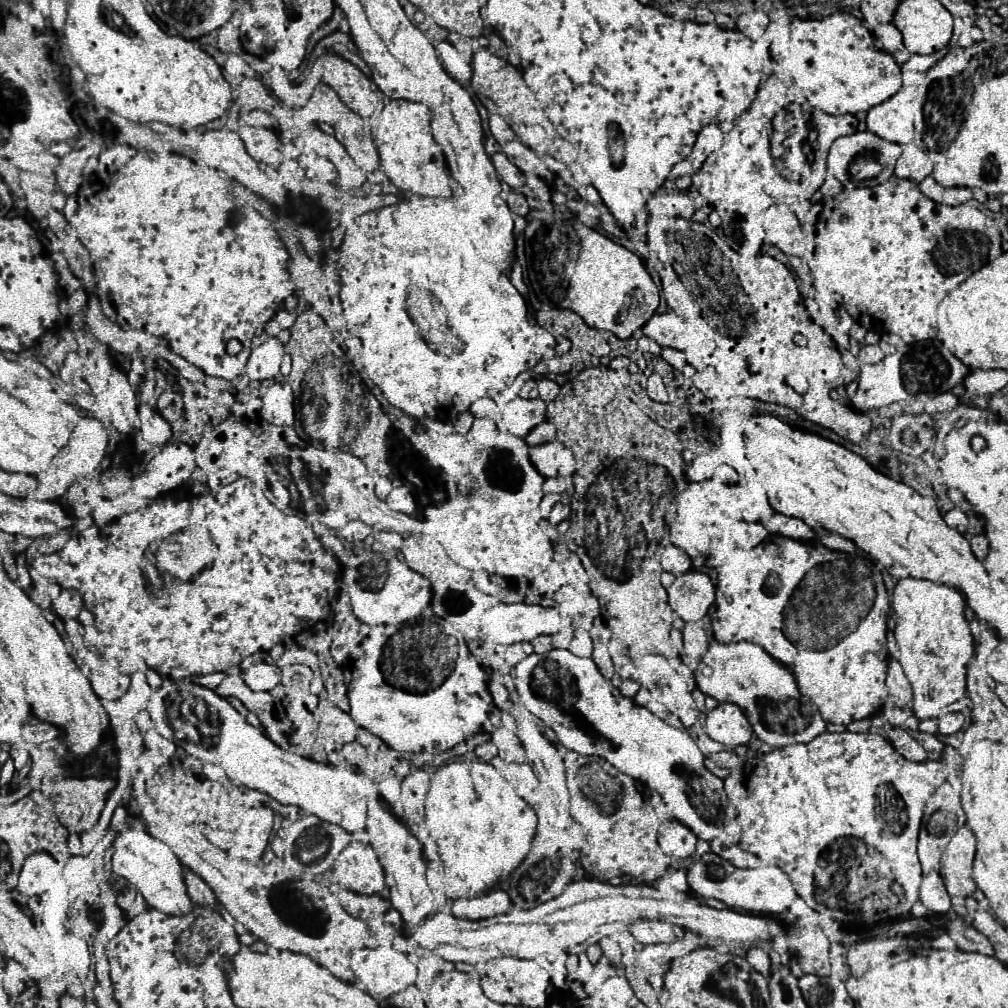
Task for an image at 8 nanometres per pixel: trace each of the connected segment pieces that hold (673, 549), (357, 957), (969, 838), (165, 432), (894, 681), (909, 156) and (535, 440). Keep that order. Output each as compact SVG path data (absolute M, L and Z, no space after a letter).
M668 545L662 553L662 569L674 577L684 575L692 569L692 559L676 545Z
M386 947L352 953L352 973L354 983L366 987L368 995L380 1005L386 1005L390 997L416 981L416 967L406 955Z
M960 827L946 847L946 855L940 867L940 877L952 897L954 905L962 905L966 897L976 893L976 883L972 879L972 865L976 857L976 837L972 829Z
M138 405L138 433L136 433L136 445L144 451L160 449L170 439L170 425L164 421L158 413L154 413L148 405Z
M888 655L888 671L886 671L886 689L888 689L888 697L896 707L908 707L910 699L912 699L912 687L908 683L908 679L904 677L904 671L900 667L900 663Z
M908 147L902 157L898 159L896 165L896 175L900 179L910 179L914 183L922 181L926 175L932 173L932 163L926 159L926 155L916 149L916 147Z
M548 419L538 423L526 437L528 445L540 445L540 443L548 443L554 439L556 439L556 427L552 427L552 423Z

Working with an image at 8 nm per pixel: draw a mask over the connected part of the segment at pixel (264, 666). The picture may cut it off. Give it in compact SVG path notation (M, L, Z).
M262 661L262 663L250 665L246 671L242 671L240 677L244 685L254 693L272 691L280 683L280 669L274 663Z

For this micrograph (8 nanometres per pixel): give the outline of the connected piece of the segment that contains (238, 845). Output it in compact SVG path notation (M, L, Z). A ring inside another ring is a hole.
M266 805L252 807L244 815L244 821L240 823L240 827L234 831L232 847L226 851L228 857L258 863L268 845L272 819L274 819L274 809Z

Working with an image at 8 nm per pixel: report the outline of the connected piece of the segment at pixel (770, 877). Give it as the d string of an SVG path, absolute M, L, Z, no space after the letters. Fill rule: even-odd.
M710 851L692 861L692 865L688 867L688 883L690 889L694 889L704 899L718 899L728 907L736 907L756 915L780 915L796 899L788 875L784 875L784 871L780 871L778 867L760 865L756 869L738 869Z

